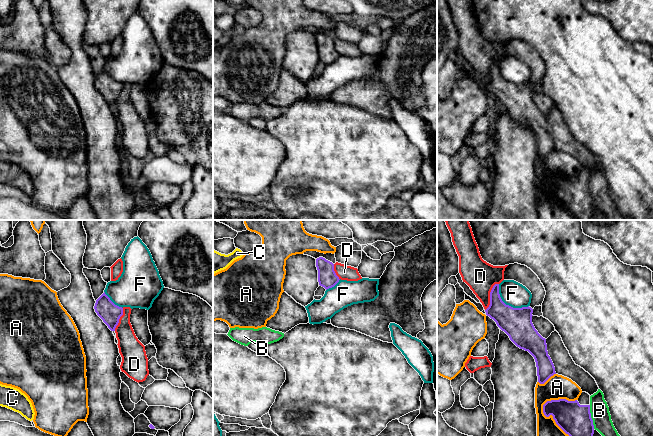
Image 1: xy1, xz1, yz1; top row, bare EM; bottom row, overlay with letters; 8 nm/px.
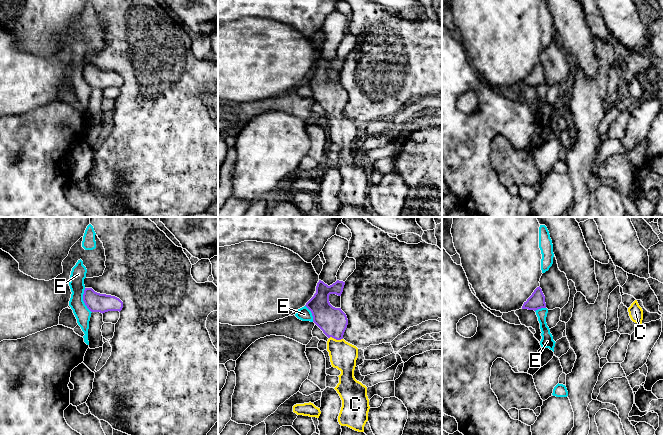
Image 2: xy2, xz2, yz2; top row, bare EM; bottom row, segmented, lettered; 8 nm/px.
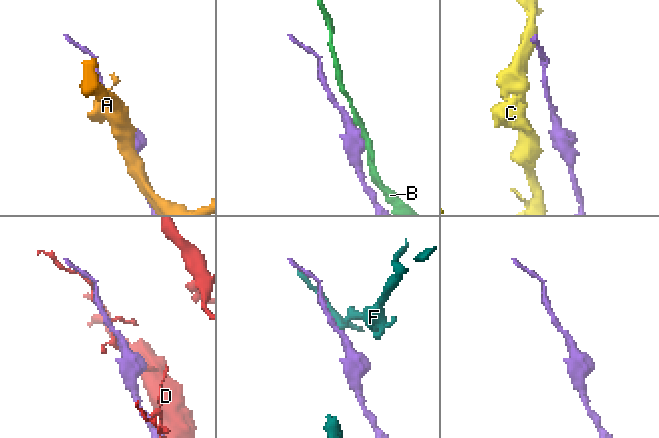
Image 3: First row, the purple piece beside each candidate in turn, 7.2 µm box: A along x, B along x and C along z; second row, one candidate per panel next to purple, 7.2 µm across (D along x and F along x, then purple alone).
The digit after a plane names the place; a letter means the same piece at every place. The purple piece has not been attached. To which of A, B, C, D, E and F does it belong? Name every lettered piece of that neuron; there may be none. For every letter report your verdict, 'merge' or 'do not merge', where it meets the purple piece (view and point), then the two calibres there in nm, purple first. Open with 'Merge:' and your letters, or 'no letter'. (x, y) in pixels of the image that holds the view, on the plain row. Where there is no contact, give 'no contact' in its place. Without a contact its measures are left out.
Merge: C
A: do not merge; meets purple in yz1 at (554, 195); 260 nm thick on the purple side, 260 nm on the other
B: do not merge; meets purple in yz1 at (590, 193); 260 nm thick on the purple side, 150 nm on the other
C: merge; meets purple in xz2 at (336, 115); 220 nm thick on the purple side, 220 nm on the other
D: do not merge; meets purple in yz1 at (490, 72); 200 nm thick on the purple side, 240 nm on the other
E: do not merge; meets purple in xy2 at (83, 76); 160 nm thick on the purple side, 120 nm on the other
F: do not merge; meets purple in yz1 at (507, 81); 240 nm thick on the purple side, 200 nm on the other

